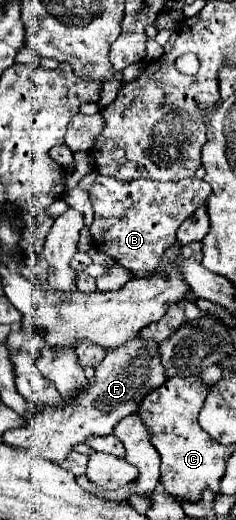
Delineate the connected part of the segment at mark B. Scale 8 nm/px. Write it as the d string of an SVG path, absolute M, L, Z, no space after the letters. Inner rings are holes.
M99 175L91 187L91 201L95 211L95 221L91 225L91 237L95 249L101 253L113 257L121 267L129 269L131 273L137 271L155 271L161 263L167 249L177 245L177 227L201 205L205 205L207 197L211 193L211 187L203 179L181 179L173 183L161 183L161 181L149 181L149 179L137 179L137 181L117 181L105 175Z

